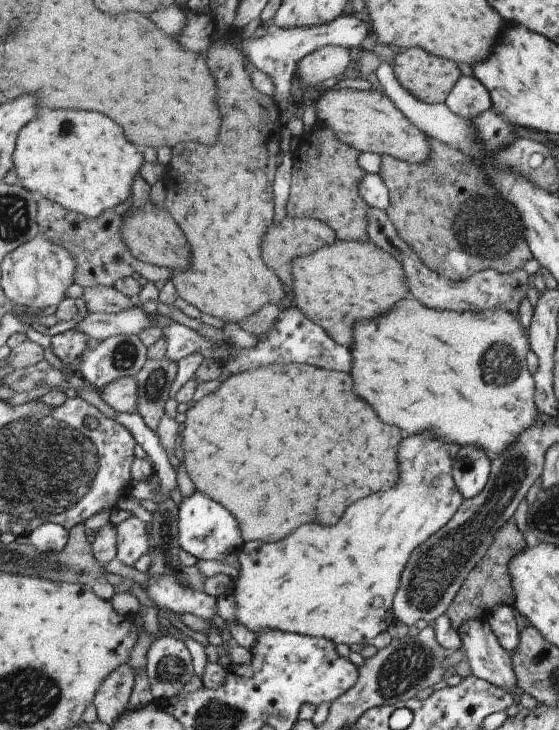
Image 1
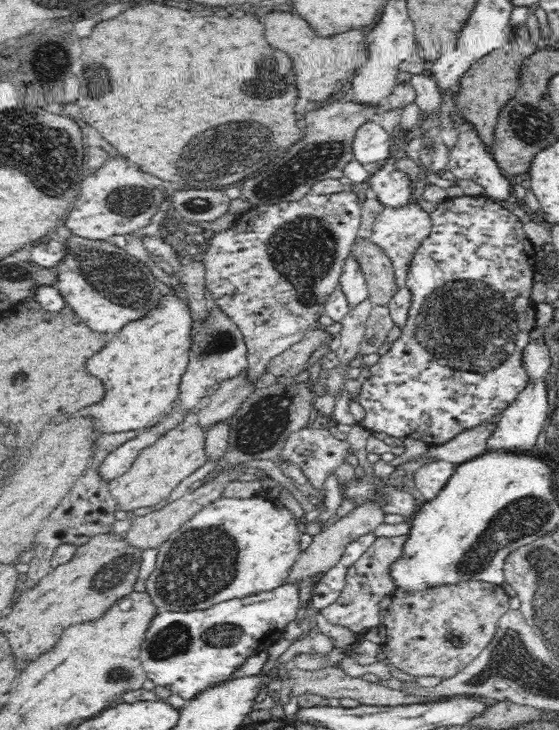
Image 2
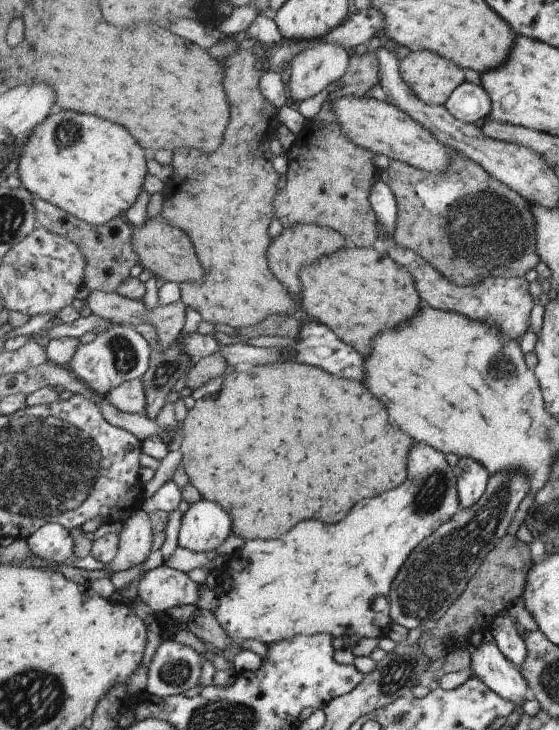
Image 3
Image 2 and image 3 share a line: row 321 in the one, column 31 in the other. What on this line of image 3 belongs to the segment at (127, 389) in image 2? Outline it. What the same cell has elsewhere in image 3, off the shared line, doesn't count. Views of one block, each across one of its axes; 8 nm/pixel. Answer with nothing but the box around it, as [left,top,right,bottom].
[17,108,147,226]

